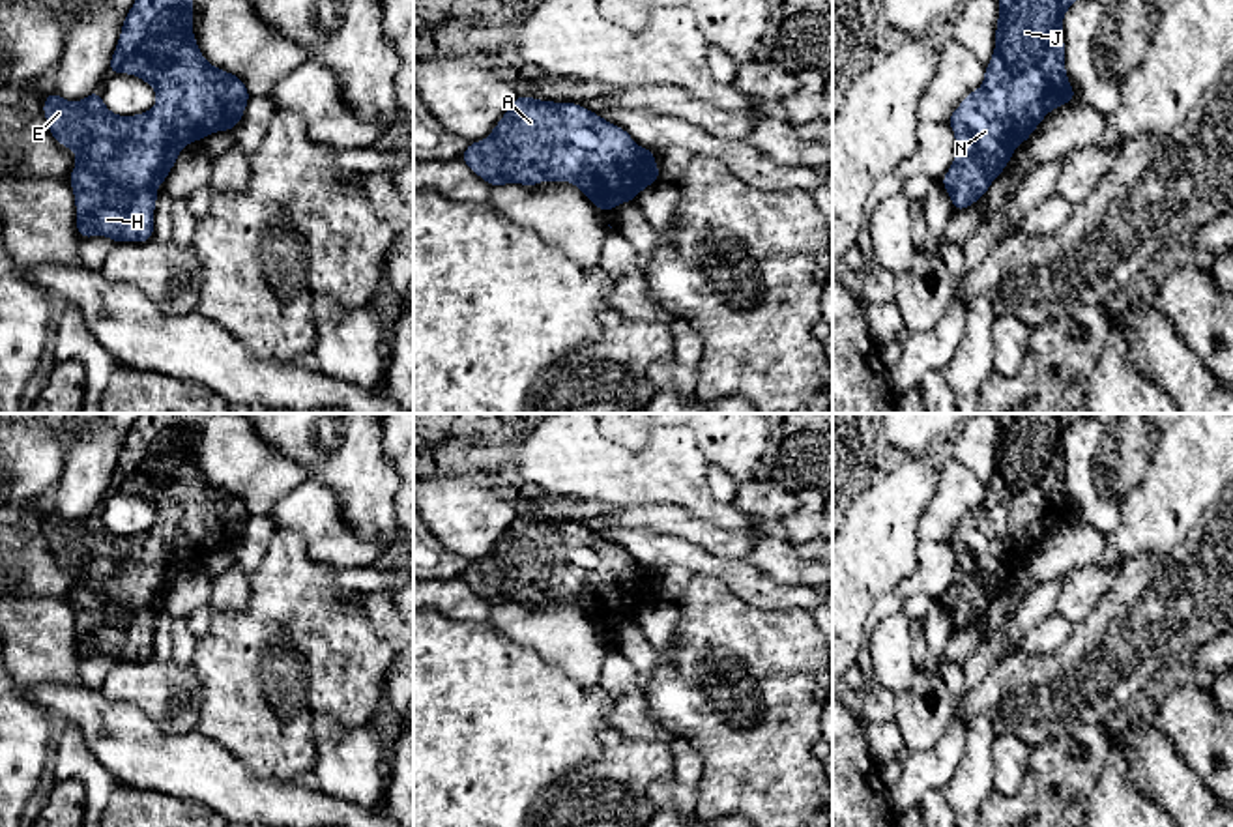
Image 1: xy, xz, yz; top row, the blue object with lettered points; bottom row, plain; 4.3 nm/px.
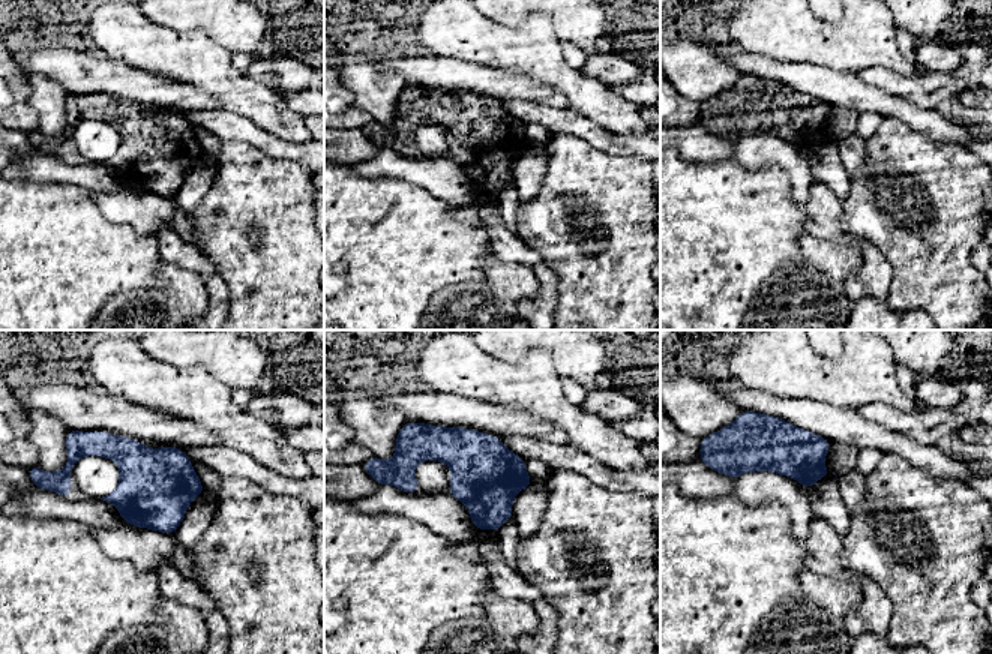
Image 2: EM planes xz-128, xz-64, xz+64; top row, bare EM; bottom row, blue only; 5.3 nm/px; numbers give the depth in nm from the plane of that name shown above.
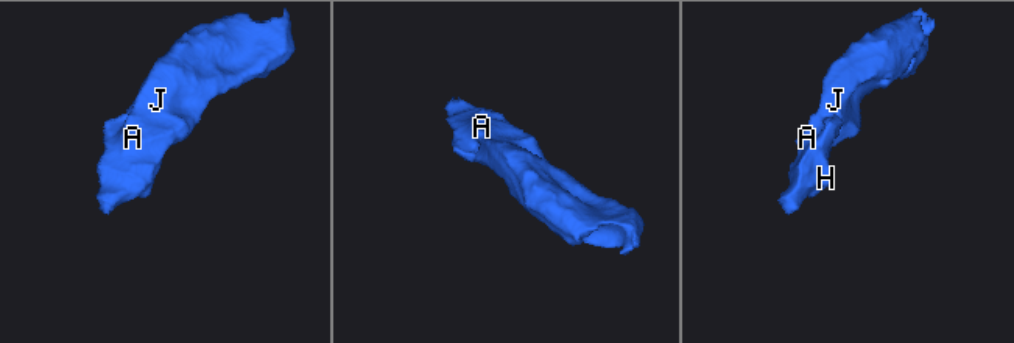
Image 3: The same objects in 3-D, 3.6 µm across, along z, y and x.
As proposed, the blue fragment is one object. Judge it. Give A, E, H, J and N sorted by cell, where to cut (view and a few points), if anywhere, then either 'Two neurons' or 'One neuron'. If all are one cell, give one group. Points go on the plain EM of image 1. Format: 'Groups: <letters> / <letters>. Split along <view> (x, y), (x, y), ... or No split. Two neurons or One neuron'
Groups: A E H J N. No split. One neuron

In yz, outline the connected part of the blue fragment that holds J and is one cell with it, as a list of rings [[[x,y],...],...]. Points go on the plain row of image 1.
[[[997,414],[995,470],[984,488],[984,503],[967,513],[949,535],[956,569],[941,602],[950,614],[954,632],[990,608],[1016,565],[1031,556],[1050,530],[1076,518],[1065,488],[1063,434],[1081,415],[1085,414]]]

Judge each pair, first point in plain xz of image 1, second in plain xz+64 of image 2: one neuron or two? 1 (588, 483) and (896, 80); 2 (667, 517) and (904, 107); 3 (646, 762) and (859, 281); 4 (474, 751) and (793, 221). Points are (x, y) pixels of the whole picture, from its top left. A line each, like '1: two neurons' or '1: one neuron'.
1: two neurons
2: two neurons
3: two neurons
4: one neuron

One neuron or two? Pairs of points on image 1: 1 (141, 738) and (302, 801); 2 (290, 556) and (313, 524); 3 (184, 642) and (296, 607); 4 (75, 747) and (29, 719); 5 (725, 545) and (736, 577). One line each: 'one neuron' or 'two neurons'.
1: one neuron
2: two neurons
3: two neurons
4: two neurons
5: two neurons

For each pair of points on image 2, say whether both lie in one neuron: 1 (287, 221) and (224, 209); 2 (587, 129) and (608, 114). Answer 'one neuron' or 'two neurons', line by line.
1: one neuron
2: two neurons

